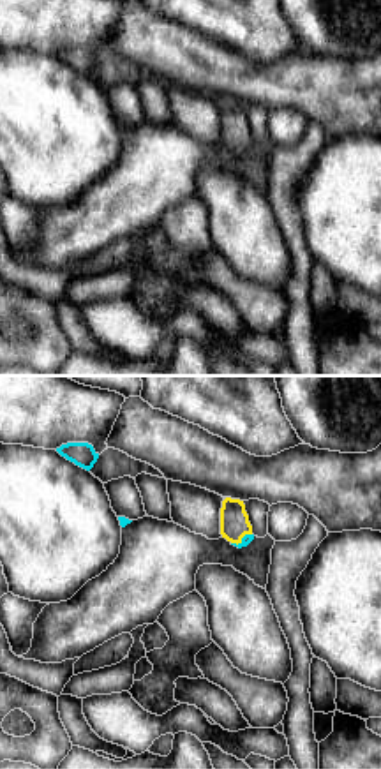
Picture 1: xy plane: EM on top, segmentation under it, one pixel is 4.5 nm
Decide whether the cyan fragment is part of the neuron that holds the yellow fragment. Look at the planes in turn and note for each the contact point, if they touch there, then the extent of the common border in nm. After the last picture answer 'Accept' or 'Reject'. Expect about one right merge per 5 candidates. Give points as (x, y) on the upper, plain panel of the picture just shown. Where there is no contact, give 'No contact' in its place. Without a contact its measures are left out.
Touches yellow at (240, 145). Shared border 110 nm

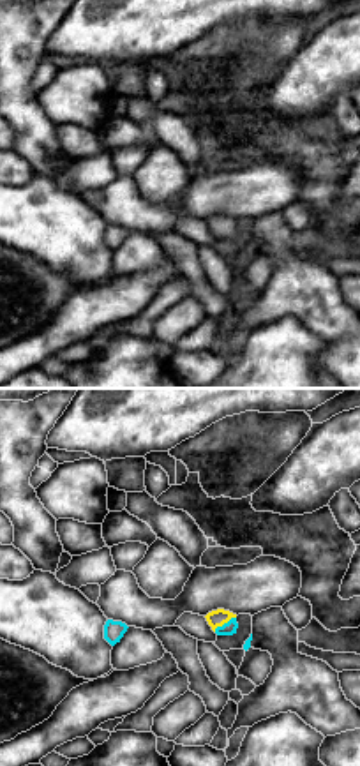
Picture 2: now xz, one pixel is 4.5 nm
Touches yellow at (224, 226). Shared border 120 nm

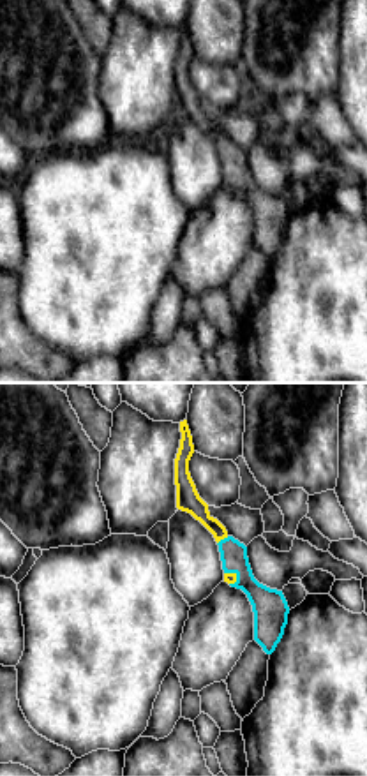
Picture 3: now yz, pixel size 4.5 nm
Touches yellow at (223, 143). Shared border 70 nm

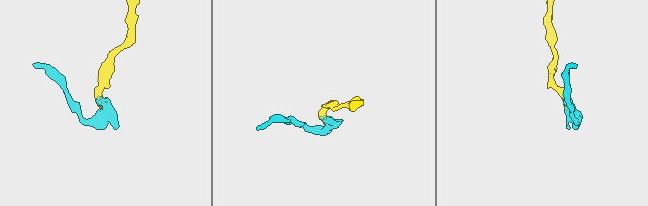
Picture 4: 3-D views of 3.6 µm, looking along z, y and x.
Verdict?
Accept

